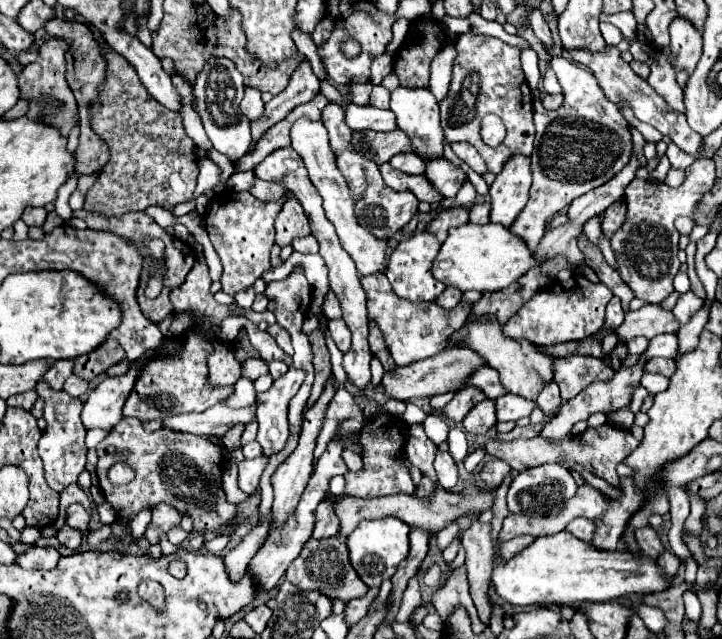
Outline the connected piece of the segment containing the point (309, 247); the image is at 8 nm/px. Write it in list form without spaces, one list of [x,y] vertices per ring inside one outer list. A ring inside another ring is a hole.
[[[305,236],[305,238],[293,240],[293,250],[301,252],[301,254],[313,254],[319,250],[319,246],[317,246],[317,240],[313,236]]]

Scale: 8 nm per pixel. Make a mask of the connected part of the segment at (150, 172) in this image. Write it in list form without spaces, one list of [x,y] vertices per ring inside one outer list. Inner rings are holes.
[[[99,44],[99,52],[107,62],[107,72],[105,72],[105,80],[99,84],[99,96],[95,102],[91,102],[89,110],[91,110],[91,128],[107,142],[111,160],[105,166],[105,170],[97,176],[95,184],[89,188],[85,196],[85,210],[99,212],[103,216],[123,216],[133,210],[141,212],[153,204],[171,210],[175,204],[191,198],[197,186],[199,166],[193,154],[195,144],[183,130],[181,114],[173,114],[171,110],[165,110],[165,106],[161,106],[155,98],[151,98],[151,94],[137,78],[135,68],[121,54],[101,44]]]

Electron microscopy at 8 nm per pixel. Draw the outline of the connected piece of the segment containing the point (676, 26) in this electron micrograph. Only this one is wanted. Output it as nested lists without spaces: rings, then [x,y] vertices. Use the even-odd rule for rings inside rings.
[[[675,18],[669,26],[669,32],[675,68],[691,74],[701,58],[701,32],[687,18]]]

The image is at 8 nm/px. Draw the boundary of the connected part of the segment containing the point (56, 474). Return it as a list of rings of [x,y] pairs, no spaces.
[[[43,380],[37,384],[37,394],[45,400],[43,418],[47,420],[47,430],[43,432],[43,436],[39,440],[39,456],[43,460],[45,480],[53,490],[63,492],[69,484],[73,484],[77,480],[77,476],[85,468],[85,456],[87,456],[85,434],[87,434],[87,430],[79,418],[83,402],[79,398],[65,394],[63,390],[51,390]]]

